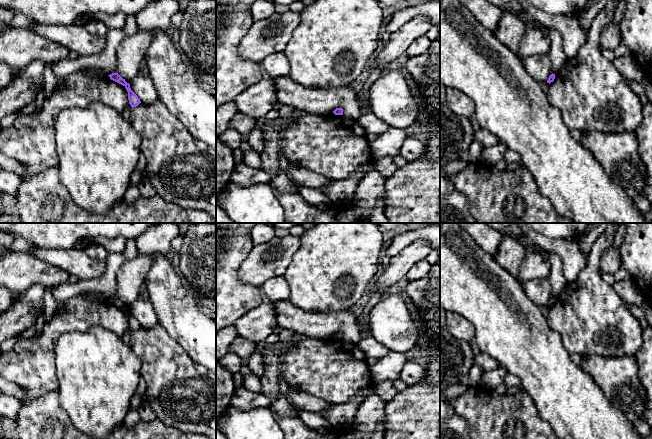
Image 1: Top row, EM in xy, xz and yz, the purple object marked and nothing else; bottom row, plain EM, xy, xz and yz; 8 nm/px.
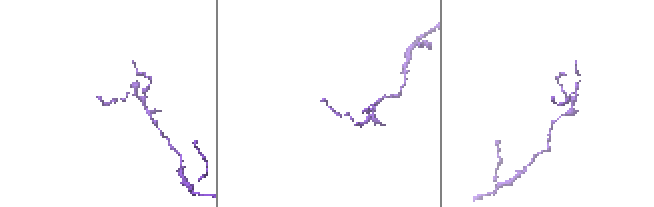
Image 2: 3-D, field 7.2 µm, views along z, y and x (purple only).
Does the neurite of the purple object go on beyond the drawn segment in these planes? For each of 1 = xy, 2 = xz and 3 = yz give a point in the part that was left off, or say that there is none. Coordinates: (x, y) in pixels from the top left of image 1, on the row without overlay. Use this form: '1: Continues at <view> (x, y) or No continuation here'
1: No continuation here
2: No continuation here
3: No continuation here

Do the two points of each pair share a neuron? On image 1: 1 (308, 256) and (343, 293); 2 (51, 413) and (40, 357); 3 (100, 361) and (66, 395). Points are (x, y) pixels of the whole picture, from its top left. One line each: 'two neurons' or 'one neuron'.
1: one neuron
2: two neurons
3: one neuron

